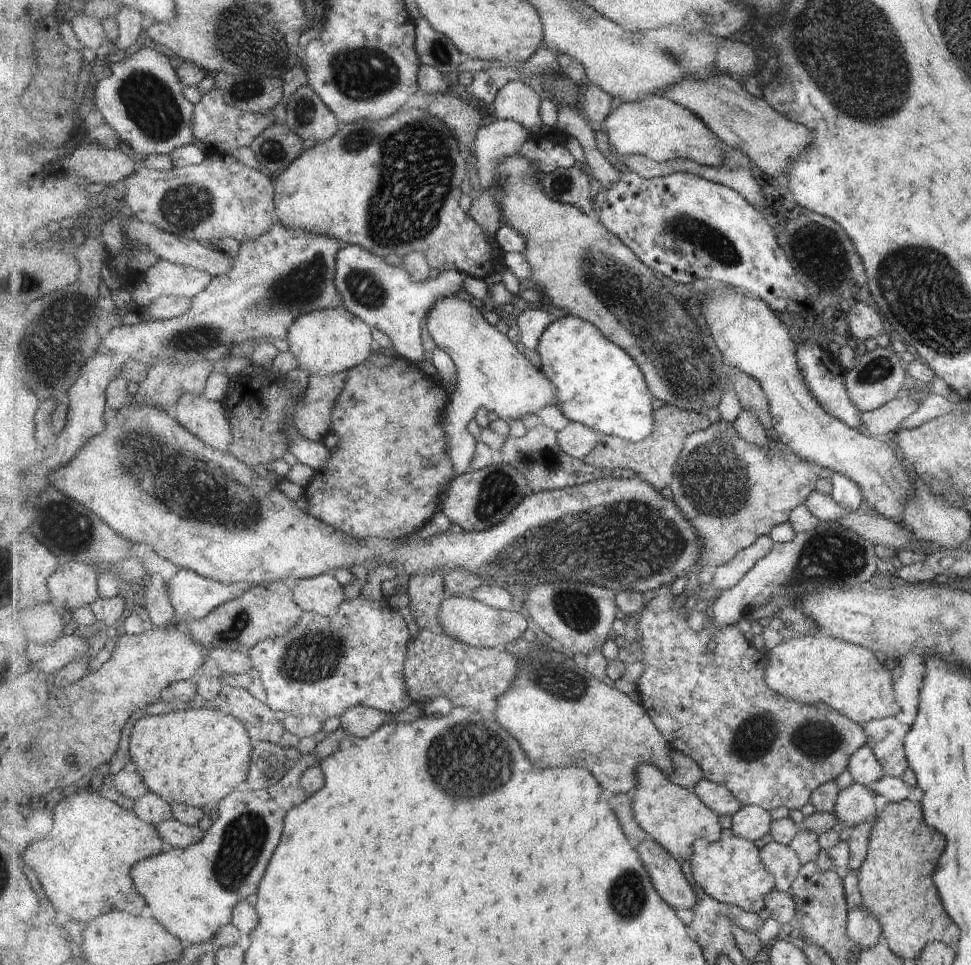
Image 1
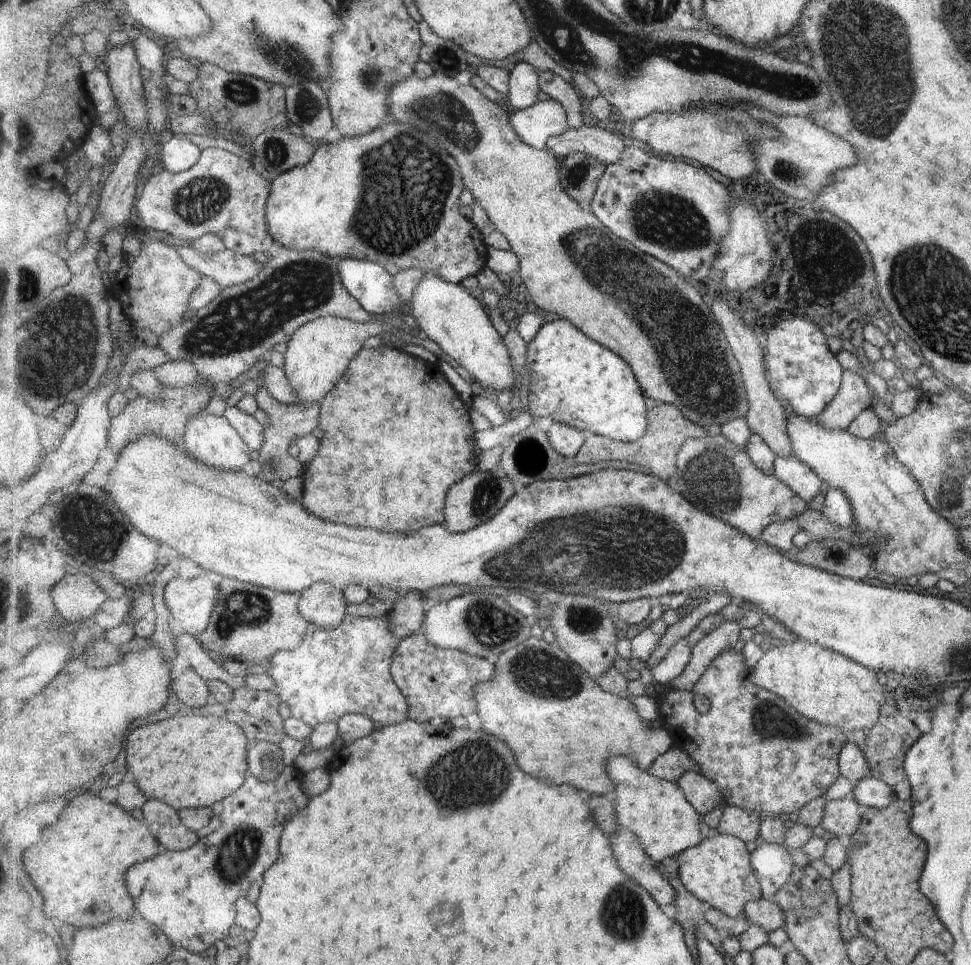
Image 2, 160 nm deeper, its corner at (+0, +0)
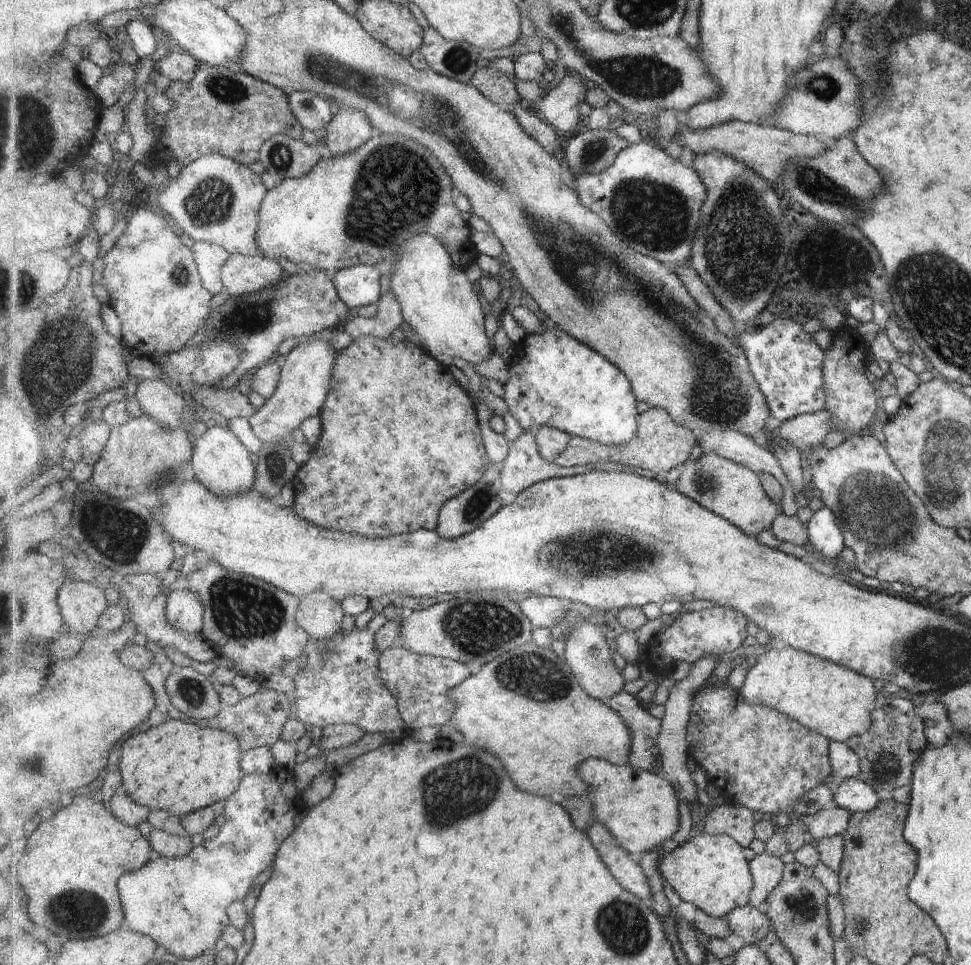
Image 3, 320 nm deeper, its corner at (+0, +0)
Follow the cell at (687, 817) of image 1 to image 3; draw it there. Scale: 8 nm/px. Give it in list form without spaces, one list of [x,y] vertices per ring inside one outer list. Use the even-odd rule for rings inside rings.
[[[589,759],[585,762],[582,762],[578,766],[578,775],[581,780],[584,780],[589,786],[590,790],[588,796],[593,804],[594,808],[594,818],[596,822],[603,823],[613,834],[617,844],[620,847],[623,847],[631,856],[636,857],[638,854],[646,853],[647,851],[653,851],[655,847],[664,847],[670,846],[670,838],[675,834],[676,830],[679,830],[679,800],[677,800],[677,792],[674,785],[668,781],[664,775],[659,771],[647,771],[645,769],[636,769],[627,765],[614,765],[609,761],[603,759]]]

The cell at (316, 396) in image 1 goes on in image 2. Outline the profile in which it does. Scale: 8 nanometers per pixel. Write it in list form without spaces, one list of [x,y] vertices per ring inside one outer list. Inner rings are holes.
[[[264,370],[259,373],[258,380],[260,391],[257,393],[256,402],[258,408],[263,410],[268,417],[268,425],[263,432],[262,447],[258,451],[258,463],[262,467],[260,473],[257,475],[261,480],[274,484],[277,488],[289,480],[289,478],[302,477],[305,471],[305,465],[298,459],[291,457],[289,448],[294,443],[296,438],[311,435],[315,428],[320,426],[321,402],[316,401],[311,405],[300,404],[299,407],[287,408],[286,404],[278,401],[267,389],[262,386],[262,374]]]

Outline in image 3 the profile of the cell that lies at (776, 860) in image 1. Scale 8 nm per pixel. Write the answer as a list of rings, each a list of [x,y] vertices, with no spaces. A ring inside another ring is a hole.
[[[763,852],[750,860],[750,871],[754,876],[754,890],[751,891],[750,904],[764,908],[768,896],[779,886],[786,864],[781,858]]]

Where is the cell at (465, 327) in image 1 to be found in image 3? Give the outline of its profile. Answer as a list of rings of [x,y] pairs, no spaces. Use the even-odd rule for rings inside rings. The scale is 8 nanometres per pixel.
[[[421,233],[415,235],[413,240],[409,238],[403,248],[396,252],[396,265],[391,268],[390,289],[398,298],[401,305],[403,320],[410,326],[420,338],[426,351],[447,367],[455,358],[462,358],[471,364],[479,364],[481,360],[487,360],[493,353],[493,339],[489,340],[485,332],[485,312],[481,298],[473,286],[473,281],[467,276],[463,268],[457,266],[447,252],[442,241],[432,234]]]

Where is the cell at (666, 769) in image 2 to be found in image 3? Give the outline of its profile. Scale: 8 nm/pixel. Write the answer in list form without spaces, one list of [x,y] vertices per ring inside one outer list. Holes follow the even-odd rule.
[[[627,691],[605,700],[629,727],[632,734],[631,752],[628,764],[636,769],[660,771],[661,761],[655,760],[651,750],[657,746],[657,736],[662,727],[662,721],[645,710],[637,698]]]

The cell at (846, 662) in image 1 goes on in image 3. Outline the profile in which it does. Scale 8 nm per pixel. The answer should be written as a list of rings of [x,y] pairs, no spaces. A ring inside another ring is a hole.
[[[777,643],[759,655],[740,689],[740,695],[748,703],[778,710],[828,741],[844,743],[869,728],[873,700],[877,695],[871,679],[791,645]]]

